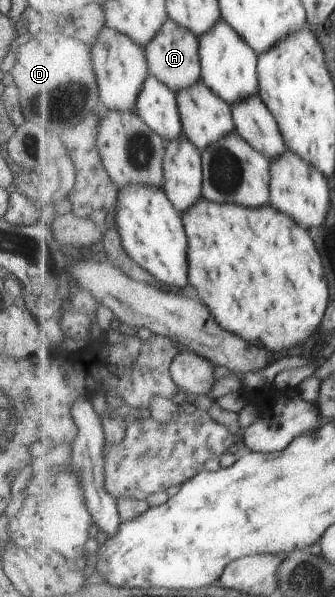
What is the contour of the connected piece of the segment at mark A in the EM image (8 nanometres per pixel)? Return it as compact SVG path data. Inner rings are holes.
M171 17L165 21L165 25L159 35L145 47L150 73L159 81L163 81L174 92L179 93L183 89L189 89L202 81L201 58L199 57L198 37L186 27L181 27Z

